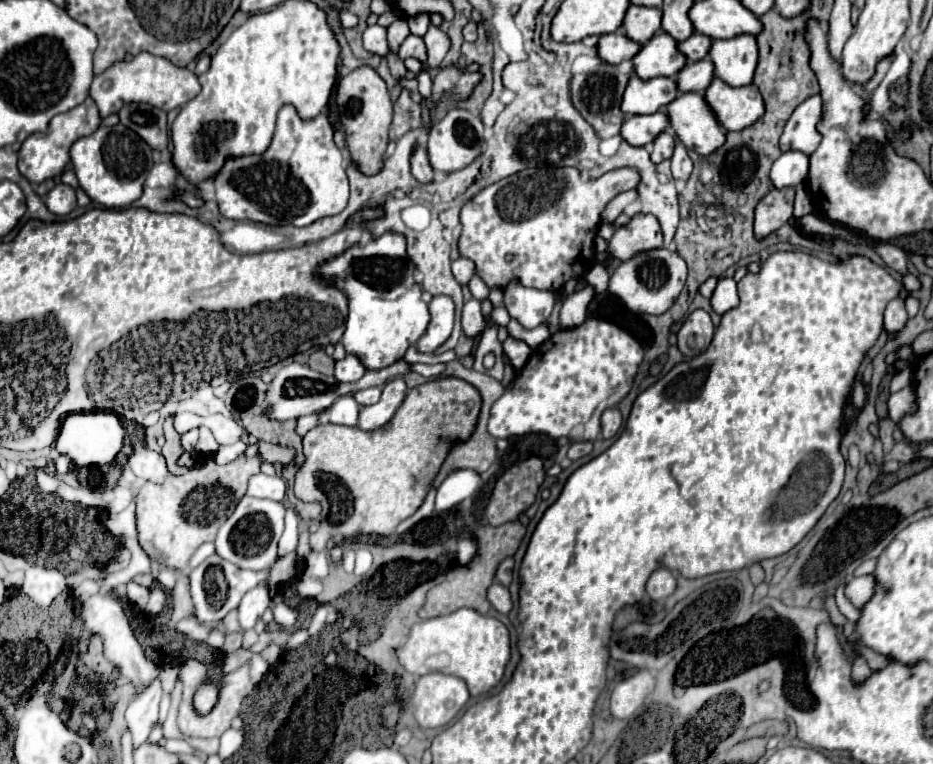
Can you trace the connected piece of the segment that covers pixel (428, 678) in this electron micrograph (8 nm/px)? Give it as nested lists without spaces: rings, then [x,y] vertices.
[[[426,674],[418,680],[410,702],[416,706],[416,720],[422,728],[442,728],[468,702],[470,692],[466,682],[450,674]]]

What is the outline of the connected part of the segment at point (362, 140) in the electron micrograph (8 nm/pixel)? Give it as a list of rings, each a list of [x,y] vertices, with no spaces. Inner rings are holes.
[[[360,66],[340,78],[336,88],[336,104],[352,160],[364,174],[380,172],[384,164],[384,152],[388,146],[388,132],[394,114],[394,106],[386,90],[386,82],[376,74],[374,68]]]

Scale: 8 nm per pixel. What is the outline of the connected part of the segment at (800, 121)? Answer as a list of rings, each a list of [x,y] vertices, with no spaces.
[[[812,96],[804,100],[786,122],[784,134],[780,138],[780,150],[782,152],[798,150],[810,156],[818,148],[818,142],[822,138],[816,130],[820,118],[822,118],[822,98]]]

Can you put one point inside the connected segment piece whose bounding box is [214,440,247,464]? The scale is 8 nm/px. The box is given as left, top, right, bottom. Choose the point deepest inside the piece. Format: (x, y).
(224, 454)

